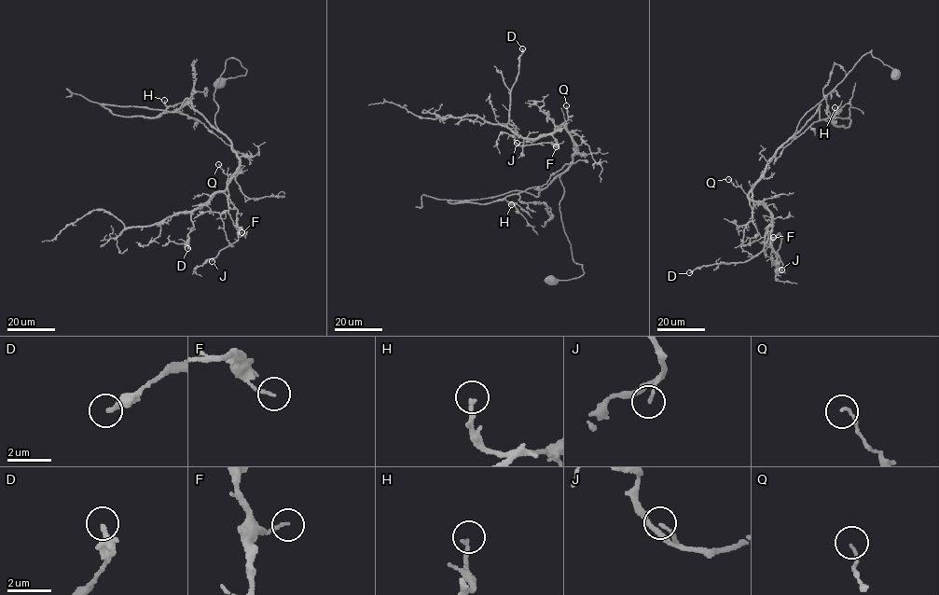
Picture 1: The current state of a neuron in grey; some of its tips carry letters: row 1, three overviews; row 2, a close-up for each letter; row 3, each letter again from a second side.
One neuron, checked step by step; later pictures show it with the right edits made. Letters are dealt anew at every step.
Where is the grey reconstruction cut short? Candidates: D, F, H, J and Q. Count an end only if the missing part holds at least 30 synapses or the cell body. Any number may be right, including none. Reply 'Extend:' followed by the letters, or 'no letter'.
Extend: no letter

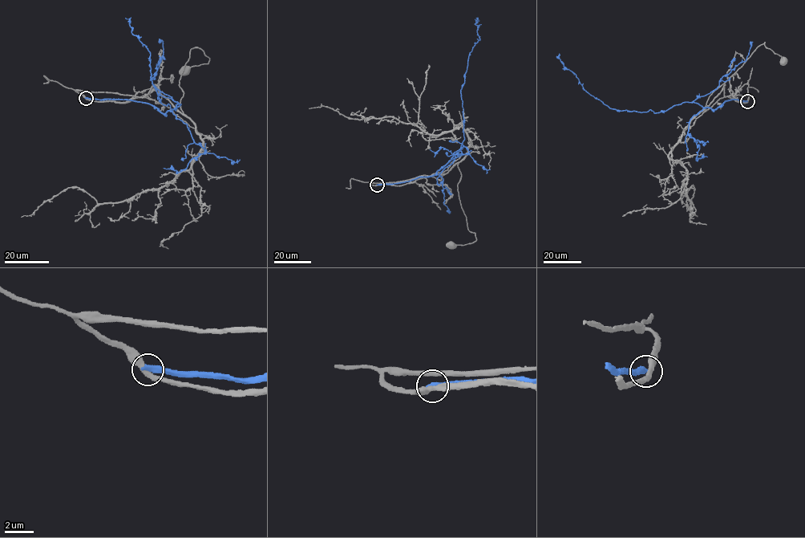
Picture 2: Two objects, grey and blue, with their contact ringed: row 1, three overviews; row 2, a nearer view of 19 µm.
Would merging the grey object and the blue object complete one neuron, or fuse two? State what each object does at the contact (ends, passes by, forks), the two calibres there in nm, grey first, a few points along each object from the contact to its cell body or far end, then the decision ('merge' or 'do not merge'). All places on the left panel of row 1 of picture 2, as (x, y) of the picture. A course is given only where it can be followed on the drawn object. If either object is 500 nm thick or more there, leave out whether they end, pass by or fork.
grey passes by; blue ends; calibres 360 and 400 nm; course grey (86, 98), (129, 101), (156, 85), (182, 113), (179, 81), (191, 49), (200, 48), (209, 58), (184, 70); course blue (86, 98), (147, 103), (163, 113), (180, 104), (176, 101), (172, 109), (159, 101), (149, 51), (125, 18); do not merge

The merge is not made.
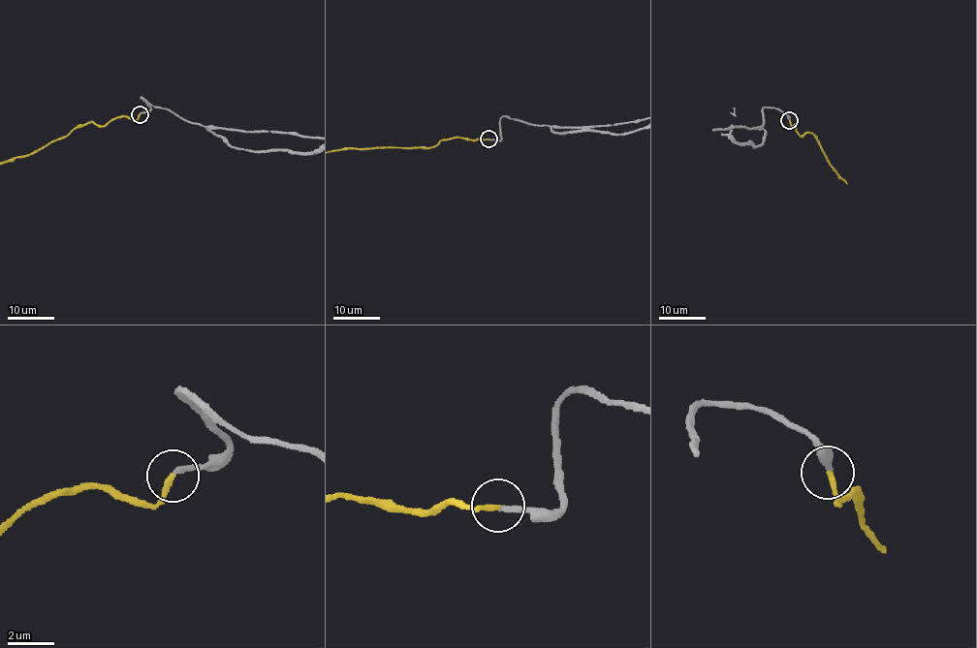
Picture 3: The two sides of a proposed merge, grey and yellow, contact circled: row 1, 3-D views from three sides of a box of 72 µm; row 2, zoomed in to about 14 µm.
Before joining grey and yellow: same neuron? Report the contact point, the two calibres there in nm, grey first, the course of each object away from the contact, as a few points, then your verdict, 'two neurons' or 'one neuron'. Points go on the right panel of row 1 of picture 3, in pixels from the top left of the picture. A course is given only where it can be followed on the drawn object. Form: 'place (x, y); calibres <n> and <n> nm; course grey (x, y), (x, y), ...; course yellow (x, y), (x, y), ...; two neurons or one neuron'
place (789, 120); calibres 220 and 240 nm; one neuron

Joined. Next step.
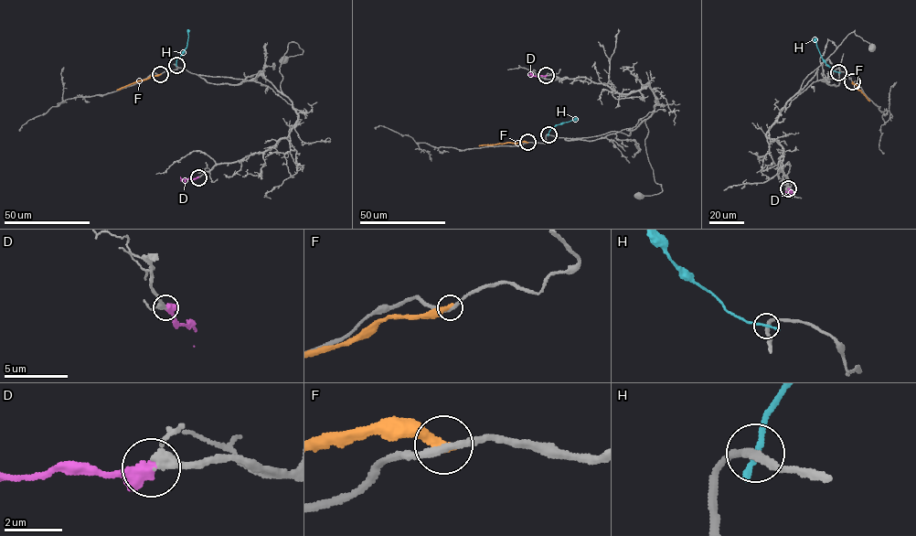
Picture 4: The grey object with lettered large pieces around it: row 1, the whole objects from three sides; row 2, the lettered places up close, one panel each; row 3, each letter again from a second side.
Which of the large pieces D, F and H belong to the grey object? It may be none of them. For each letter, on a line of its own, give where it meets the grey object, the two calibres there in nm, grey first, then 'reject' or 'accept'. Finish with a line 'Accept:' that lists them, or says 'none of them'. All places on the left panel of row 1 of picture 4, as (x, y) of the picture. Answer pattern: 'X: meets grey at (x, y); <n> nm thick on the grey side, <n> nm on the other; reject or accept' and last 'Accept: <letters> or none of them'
D: meets grey at (198, 177); 320 nm thick on the grey side, 500 nm on the other; accept
F: meets grey at (160, 74); 260 nm thick on the grey side, 400 nm on the other; reject
H: meets grey at (176, 65); 260 nm thick on the grey side, 240 nm on the other; reject
Accept: D

